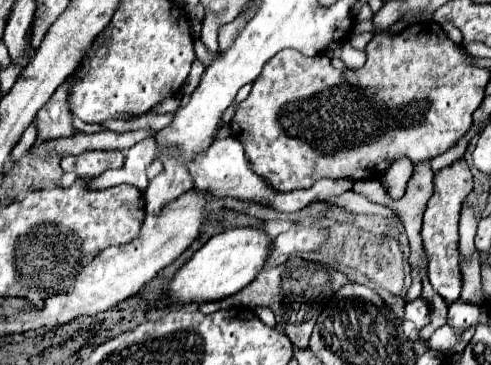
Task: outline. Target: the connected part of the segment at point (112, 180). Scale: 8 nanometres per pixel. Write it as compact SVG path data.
M146 138L128 150L126 162L120 170L106 170L104 174L86 182L86 190L100 190L116 184L132 184L143 193L149 184L146 166L154 160L154 156L156 156L156 142L154 138Z

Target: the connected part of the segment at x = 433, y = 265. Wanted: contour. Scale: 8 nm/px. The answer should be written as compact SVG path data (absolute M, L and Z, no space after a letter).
M456 160L452 166L442 168L434 174L434 194L428 200L428 208L424 212L422 222L422 240L424 250L428 254L428 276L432 288L448 302L460 298L462 290L462 272L460 272L460 256L458 256L458 220L460 208L466 196L472 192L474 180L466 160Z

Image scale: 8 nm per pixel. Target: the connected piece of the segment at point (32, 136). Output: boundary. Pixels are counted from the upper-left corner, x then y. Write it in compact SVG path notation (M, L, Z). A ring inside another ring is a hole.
M34 122L28 126L28 130L22 134L22 140L14 146L14 150L12 150L12 154L10 154L10 160L12 162L18 162L32 146L34 146L34 142L36 142L36 128L34 128Z

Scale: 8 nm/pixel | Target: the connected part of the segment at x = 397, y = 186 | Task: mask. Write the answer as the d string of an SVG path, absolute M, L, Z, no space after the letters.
M401 158L394 162L382 175L382 181L387 187L387 192L393 199L398 200L404 195L404 186L407 186L413 168L414 165L408 158Z

